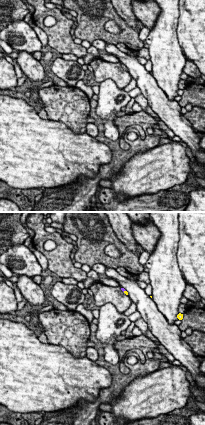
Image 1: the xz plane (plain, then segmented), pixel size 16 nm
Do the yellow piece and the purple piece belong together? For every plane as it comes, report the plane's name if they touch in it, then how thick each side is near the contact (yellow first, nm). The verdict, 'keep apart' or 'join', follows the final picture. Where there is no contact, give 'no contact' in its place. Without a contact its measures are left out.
no contact

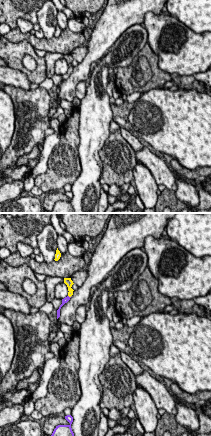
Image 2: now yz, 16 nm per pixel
contact in yz; calibres 120 and 90 nm

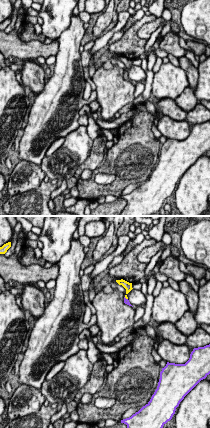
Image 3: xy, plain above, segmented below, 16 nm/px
contact in xy; calibres 50 and 90 nm

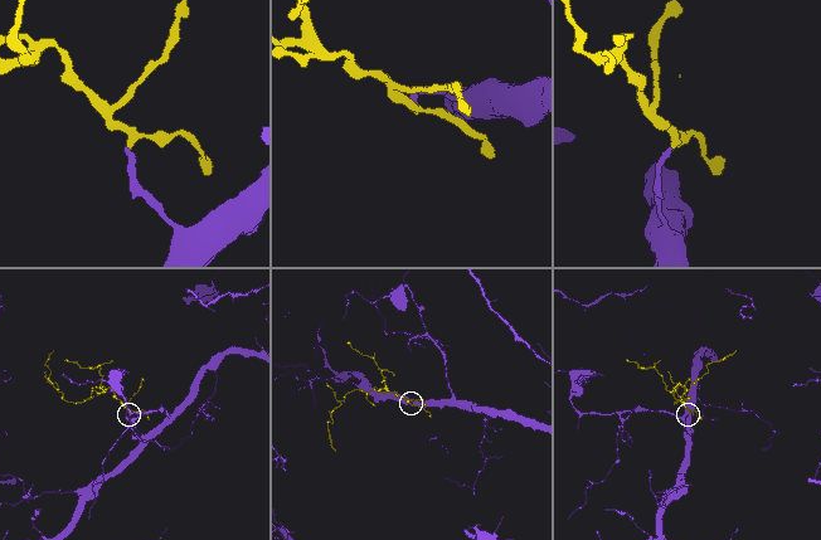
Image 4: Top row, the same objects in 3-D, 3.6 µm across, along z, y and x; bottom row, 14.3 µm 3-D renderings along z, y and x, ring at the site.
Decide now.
join

